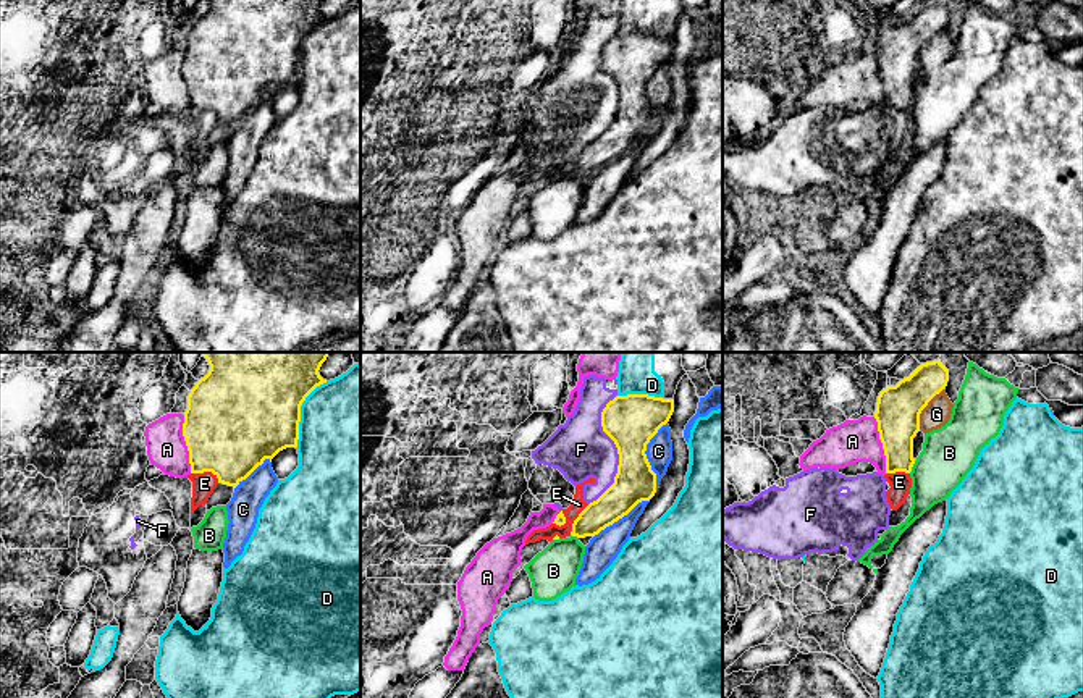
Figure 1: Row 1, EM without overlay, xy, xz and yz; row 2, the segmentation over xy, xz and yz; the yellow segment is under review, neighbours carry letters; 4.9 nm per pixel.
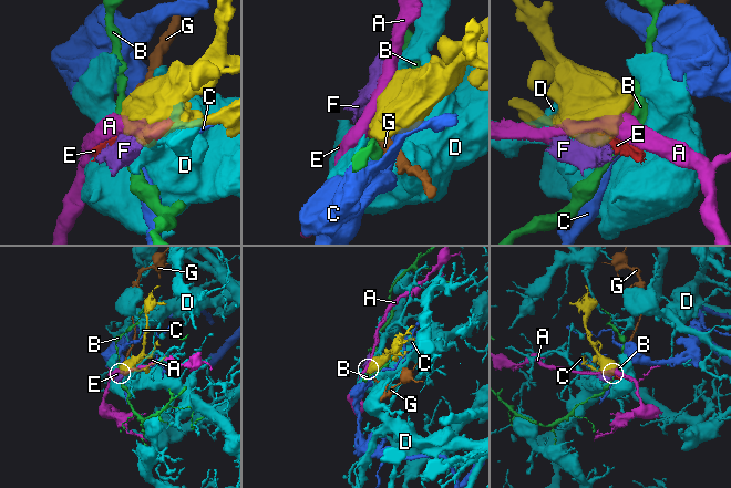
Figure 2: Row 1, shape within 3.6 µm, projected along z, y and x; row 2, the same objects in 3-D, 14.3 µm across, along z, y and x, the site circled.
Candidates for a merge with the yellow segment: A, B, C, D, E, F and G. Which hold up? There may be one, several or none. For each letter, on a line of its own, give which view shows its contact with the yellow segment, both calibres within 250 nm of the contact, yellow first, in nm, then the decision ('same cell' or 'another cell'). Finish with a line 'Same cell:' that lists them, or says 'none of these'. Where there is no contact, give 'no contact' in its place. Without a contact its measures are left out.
A: xy | 480/200 nm | another cell
B: yz | 220/280 nm | another cell
C: xz | 260/130 nm | another cell
D: xy | 500/480 nm | another cell
E: xy | 460/110 nm | another cell
F: xz | 260/300 nm | another cell
G: yz | 220/140 nm | another cell
Same cell: none of these

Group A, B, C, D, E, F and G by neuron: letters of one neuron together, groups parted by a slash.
A G / B / C / D / E F

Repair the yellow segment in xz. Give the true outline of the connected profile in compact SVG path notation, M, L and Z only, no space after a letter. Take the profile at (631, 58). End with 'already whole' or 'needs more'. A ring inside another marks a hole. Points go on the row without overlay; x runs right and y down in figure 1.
M648 32L616 34L601 50L603 69L614 79L619 92L614 121L574 158L572 174L595 174L606 165L627 153L638 141L650 139L656 131L656 111L647 97L647 82L666 63L674 50L674 37Z | already whole

